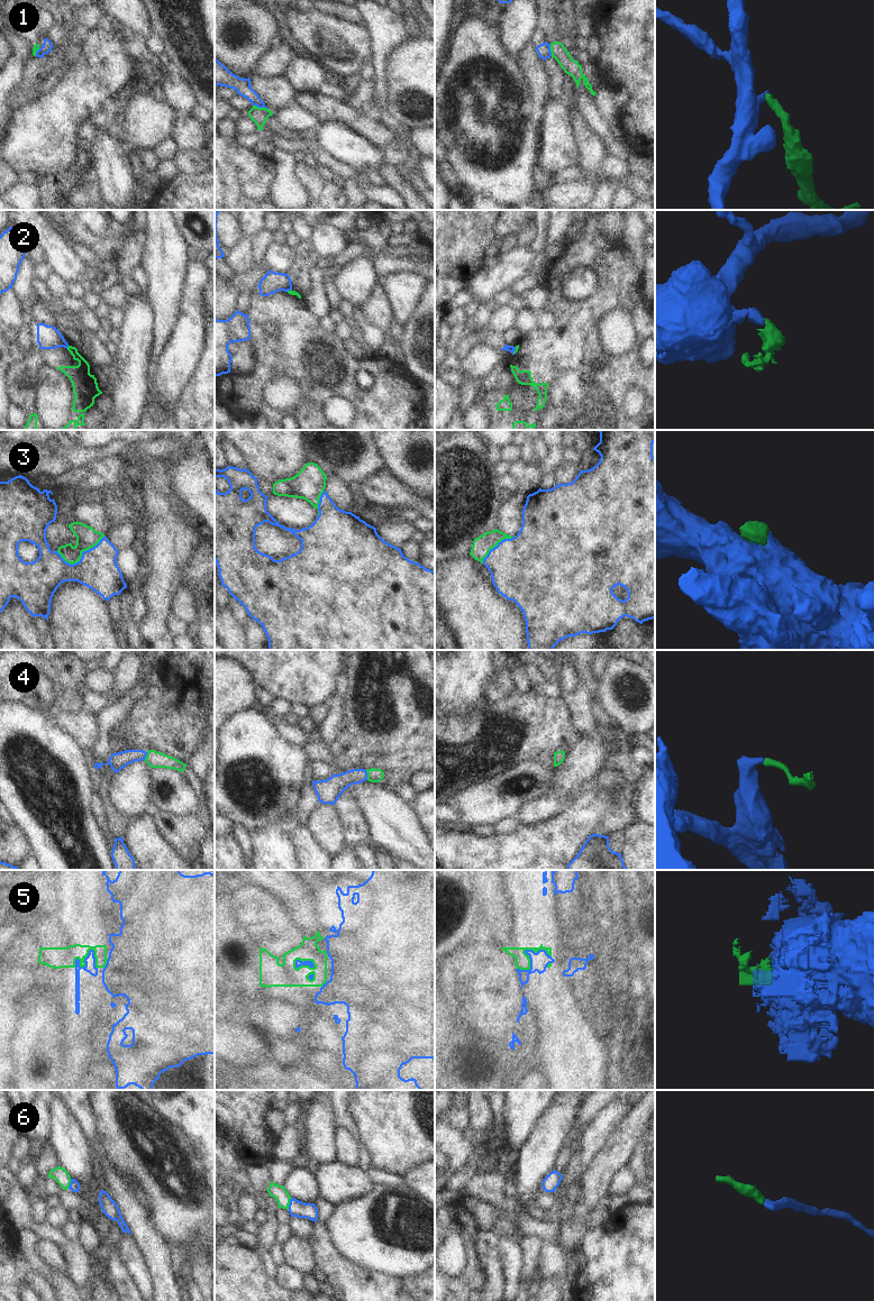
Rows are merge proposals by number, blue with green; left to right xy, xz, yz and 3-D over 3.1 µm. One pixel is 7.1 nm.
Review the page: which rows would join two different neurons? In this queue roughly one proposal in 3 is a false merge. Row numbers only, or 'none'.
1, 2, 5

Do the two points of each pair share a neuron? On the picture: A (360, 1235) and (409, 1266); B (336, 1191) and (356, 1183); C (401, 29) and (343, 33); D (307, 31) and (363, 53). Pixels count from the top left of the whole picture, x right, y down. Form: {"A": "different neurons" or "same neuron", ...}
{"A": "same neuron", "B": "same neuron", "C": "different neurons", "D": "same neuron"}

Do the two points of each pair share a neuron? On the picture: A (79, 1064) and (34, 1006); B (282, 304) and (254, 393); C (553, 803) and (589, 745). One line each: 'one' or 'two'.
A: two
B: one
C: one

